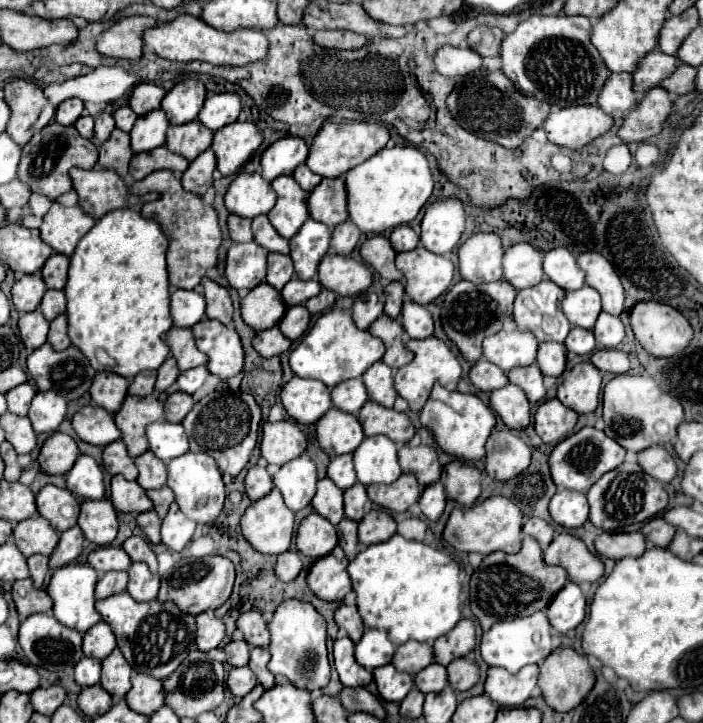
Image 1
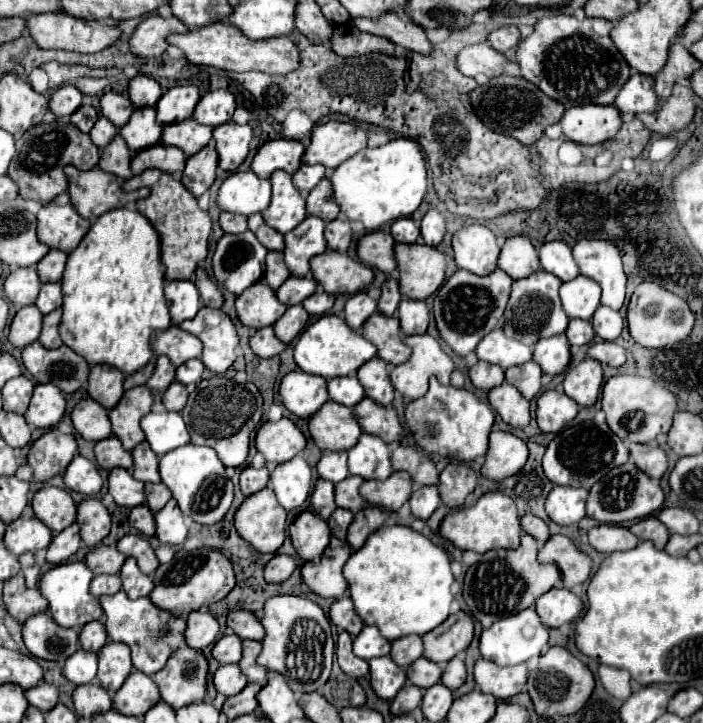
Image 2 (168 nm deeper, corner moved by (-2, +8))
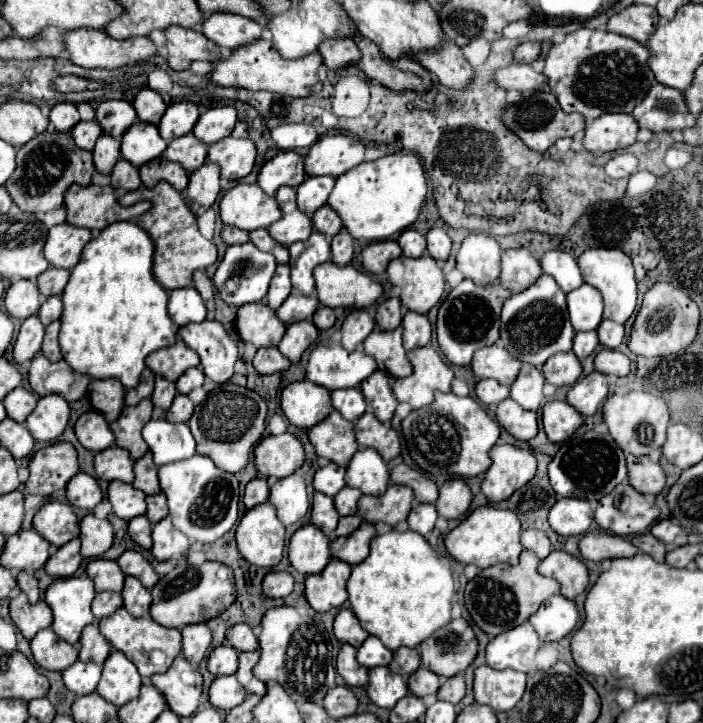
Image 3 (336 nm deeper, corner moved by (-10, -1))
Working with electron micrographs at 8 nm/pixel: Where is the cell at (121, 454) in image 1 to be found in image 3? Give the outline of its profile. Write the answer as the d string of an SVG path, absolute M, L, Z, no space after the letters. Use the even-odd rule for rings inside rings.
M110 446L102 452L96 454L94 460L96 466L96 474L102 480L122 480L122 482L132 482L134 480L134 462L128 456L126 448L118 448L118 446Z

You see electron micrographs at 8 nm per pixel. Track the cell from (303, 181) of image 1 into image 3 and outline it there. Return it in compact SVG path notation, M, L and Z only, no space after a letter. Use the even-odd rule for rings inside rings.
M314 176L314 178L306 178L298 188L298 208L302 212L306 212L308 216L312 216L314 210L318 210L320 206L326 204L332 188L334 188L334 178L330 176Z

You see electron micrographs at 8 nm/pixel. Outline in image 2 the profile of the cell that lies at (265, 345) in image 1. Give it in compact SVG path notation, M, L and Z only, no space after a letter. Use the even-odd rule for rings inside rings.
M272 327L258 329L258 331L254 333L254 337L250 339L250 347L254 349L254 353L256 353L260 359L276 357L276 355L280 355L280 353L286 349L286 345L284 345L280 339L276 339Z

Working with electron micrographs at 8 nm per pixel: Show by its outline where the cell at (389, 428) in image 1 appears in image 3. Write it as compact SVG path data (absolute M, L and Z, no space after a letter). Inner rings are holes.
M372 412L362 414L354 430L356 430L358 444L376 448L386 462L400 456L402 444L400 444L398 432L388 422L380 422Z

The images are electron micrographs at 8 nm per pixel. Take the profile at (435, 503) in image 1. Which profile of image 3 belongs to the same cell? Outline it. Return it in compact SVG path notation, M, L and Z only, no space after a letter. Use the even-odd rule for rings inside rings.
M418 504L416 508L412 508L408 516L408 524L410 524L410 530L426 536L434 528L436 518L438 518L438 510L434 504Z

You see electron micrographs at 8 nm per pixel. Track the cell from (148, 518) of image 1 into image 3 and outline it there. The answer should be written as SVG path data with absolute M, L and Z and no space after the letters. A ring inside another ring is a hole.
M146 516L132 518L128 524L128 534L142 548L146 548L146 550L152 548L152 524L150 524L150 520L146 520Z

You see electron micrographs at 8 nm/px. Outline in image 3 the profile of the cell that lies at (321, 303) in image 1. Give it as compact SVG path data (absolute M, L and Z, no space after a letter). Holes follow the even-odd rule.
M320 306L318 312L314 312L312 320L314 320L314 324L316 324L320 330L328 330L328 328L334 326L336 316L334 316L334 310L332 310L332 308L328 308L328 306Z

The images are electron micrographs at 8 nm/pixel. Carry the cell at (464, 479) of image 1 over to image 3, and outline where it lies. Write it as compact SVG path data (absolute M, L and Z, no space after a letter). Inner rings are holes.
M450 478L440 486L440 498L436 502L438 514L446 520L460 518L468 512L472 502L472 490L462 478Z

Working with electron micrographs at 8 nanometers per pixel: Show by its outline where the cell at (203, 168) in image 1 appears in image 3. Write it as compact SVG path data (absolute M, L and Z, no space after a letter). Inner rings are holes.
M206 162L202 168L190 174L190 184L186 188L186 202L196 212L196 216L204 214L220 194L220 166Z

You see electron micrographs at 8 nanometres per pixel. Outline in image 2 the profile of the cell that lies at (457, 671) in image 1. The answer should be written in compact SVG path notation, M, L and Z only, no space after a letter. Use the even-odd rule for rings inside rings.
M454 657L452 661L448 661L446 669L444 669L444 675L442 675L442 683L448 687L448 689L458 689L462 683L466 681L466 667L464 667L464 661L460 657Z

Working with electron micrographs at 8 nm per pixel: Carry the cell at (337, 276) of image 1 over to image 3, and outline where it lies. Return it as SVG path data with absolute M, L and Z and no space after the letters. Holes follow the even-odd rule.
M332 260L324 262L314 268L314 278L320 304L330 308L366 308L382 294L382 286L370 274L350 264L338 266Z

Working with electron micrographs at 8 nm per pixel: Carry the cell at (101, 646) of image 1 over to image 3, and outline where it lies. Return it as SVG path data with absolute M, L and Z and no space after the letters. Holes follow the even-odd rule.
M96 624L86 626L80 638L80 660L82 662L94 660L96 664L104 664L110 652L112 652L112 644L100 634L98 626Z

